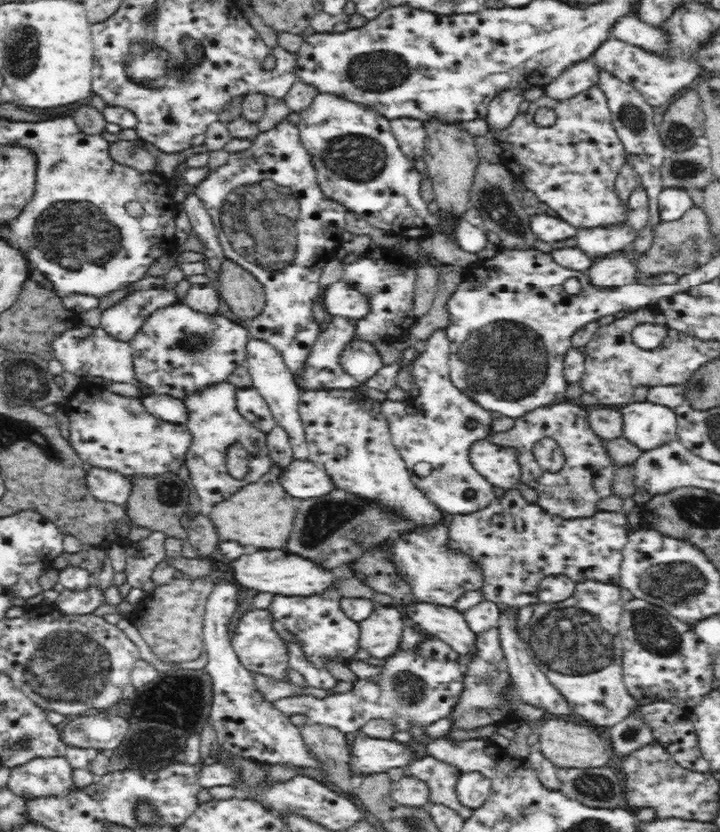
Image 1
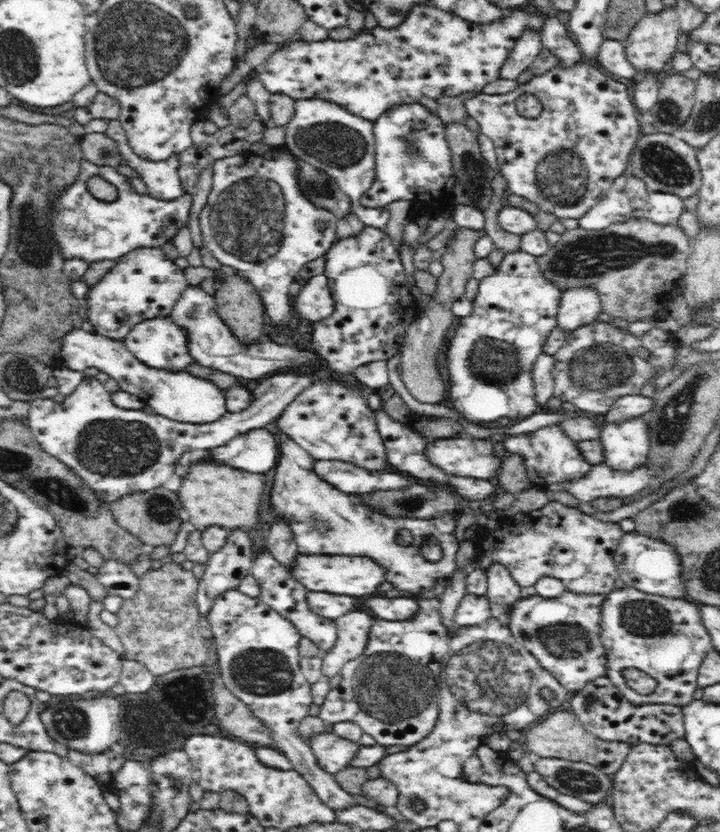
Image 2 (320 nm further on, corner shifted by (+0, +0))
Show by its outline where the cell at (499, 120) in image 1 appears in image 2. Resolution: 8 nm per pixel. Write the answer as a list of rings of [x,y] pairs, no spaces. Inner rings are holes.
[[[526,32],[519,43],[516,44],[506,63],[503,64],[499,78],[502,78],[502,80],[517,80],[522,72],[530,69],[536,56],[542,50],[542,36],[536,35],[534,32]]]

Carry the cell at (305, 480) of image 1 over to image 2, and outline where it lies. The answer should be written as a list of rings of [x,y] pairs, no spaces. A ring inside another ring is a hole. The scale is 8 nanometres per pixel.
[[[315,460],[313,471],[325,484],[330,484],[344,495],[358,496],[374,490],[402,490],[415,484],[393,470],[380,472],[380,475],[370,475],[353,464],[338,460]]]

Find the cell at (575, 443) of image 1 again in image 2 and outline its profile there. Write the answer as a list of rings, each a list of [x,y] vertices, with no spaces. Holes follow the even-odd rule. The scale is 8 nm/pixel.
[[[560,422],[549,424],[532,432],[502,437],[498,440],[504,444],[504,450],[523,458],[525,473],[535,488],[566,488],[568,483],[583,478],[592,468],[583,452],[580,451],[579,443],[567,435]]]

